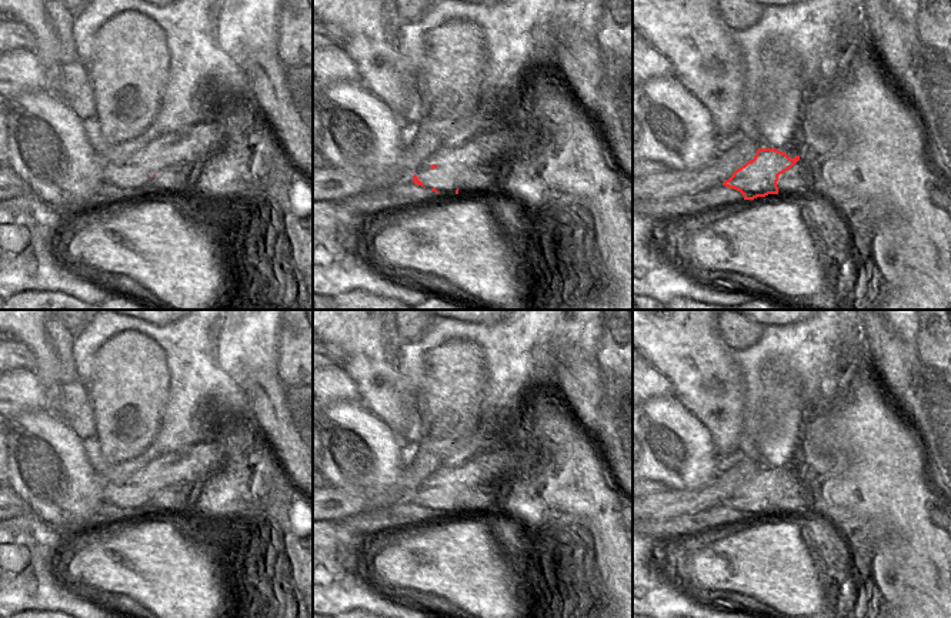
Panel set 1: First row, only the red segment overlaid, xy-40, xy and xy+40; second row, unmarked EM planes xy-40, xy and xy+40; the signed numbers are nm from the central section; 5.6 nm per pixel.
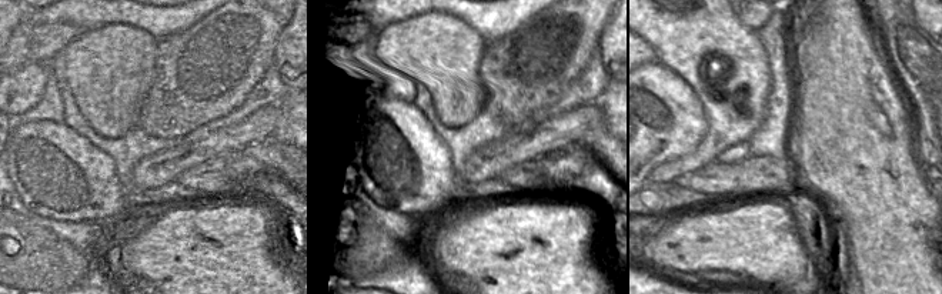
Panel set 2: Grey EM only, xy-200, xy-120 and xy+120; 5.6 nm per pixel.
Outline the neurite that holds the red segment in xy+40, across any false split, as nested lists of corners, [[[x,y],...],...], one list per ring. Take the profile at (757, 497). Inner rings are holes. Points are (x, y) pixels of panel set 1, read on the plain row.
[[[794,467],[758,468],[754,478],[737,488],[723,505],[740,511],[744,520],[778,514],[778,495],[798,480]]]

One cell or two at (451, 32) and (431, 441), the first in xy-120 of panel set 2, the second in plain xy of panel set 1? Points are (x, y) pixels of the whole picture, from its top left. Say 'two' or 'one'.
one

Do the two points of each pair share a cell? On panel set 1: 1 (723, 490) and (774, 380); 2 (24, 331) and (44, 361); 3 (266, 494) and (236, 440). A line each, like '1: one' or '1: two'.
1: one
2: one
3: one

